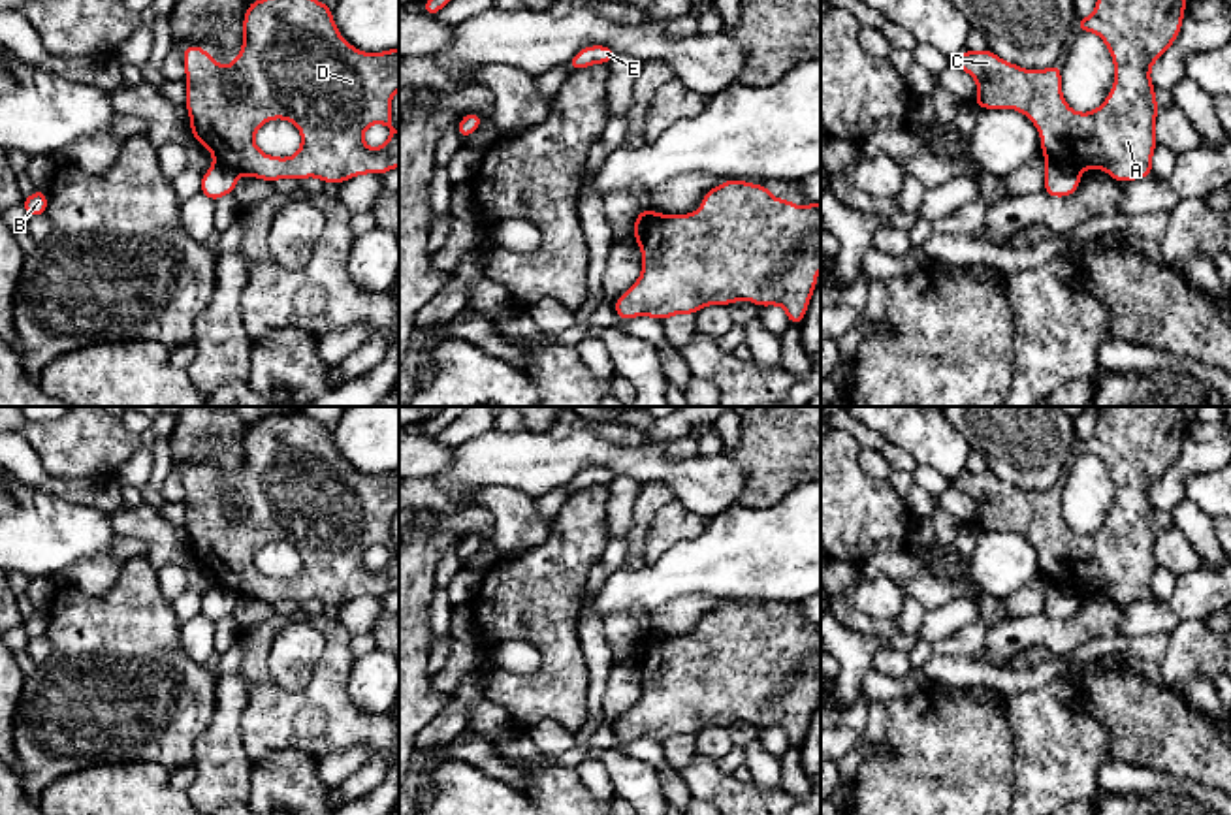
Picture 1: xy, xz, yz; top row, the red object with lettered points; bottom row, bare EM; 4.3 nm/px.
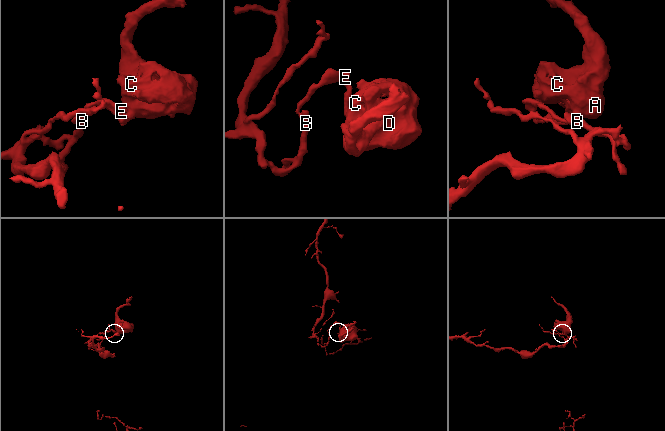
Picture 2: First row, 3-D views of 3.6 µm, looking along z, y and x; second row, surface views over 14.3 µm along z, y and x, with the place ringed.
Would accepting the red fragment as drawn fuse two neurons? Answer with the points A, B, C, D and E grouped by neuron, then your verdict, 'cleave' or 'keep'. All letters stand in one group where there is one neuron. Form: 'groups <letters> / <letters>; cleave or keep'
groups A C D / B E; cleave

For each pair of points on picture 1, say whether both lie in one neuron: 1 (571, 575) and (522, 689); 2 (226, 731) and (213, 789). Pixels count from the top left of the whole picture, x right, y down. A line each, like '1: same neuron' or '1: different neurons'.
1: same neuron
2: same neuron

